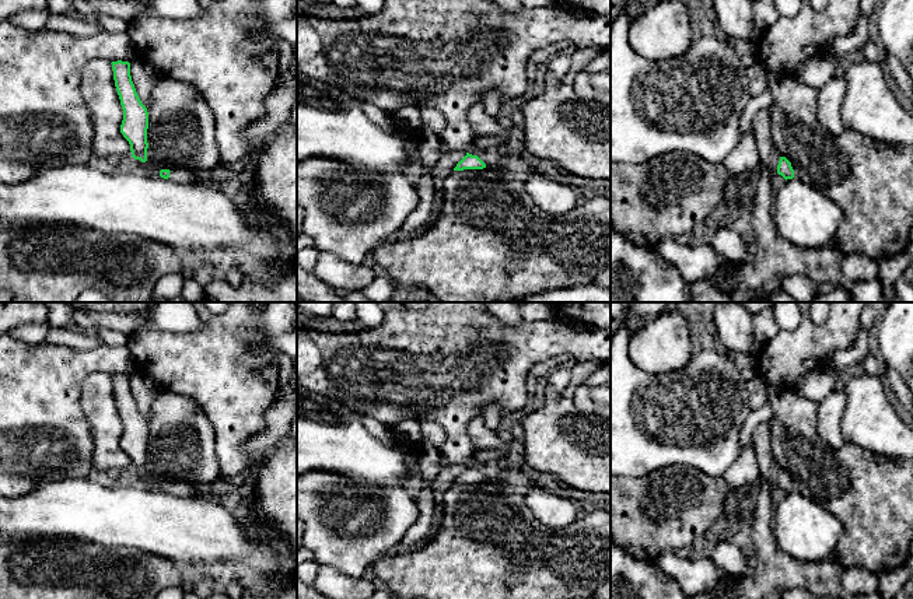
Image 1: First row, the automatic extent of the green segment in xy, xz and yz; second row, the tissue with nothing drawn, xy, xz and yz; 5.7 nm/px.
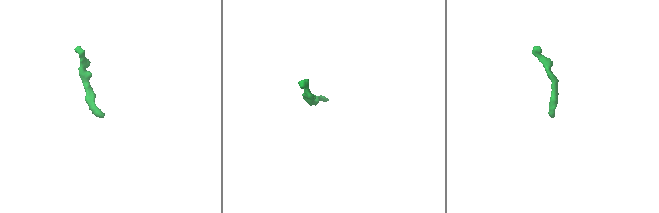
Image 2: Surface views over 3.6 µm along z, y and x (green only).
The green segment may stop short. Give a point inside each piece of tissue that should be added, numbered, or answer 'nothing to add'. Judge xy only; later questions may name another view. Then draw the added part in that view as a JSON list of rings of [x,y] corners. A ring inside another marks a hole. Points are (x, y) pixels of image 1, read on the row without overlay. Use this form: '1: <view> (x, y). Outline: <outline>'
1: xy (186, 490). Outline: [[[169,483],[169,494],[175,494],[178,497],[195,498],[195,497],[209,497],[216,498],[214,488],[206,488],[202,486],[190,484],[190,483]]]

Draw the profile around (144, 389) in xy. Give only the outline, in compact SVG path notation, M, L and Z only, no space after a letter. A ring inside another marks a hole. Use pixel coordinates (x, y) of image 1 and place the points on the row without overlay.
M137 369L130 376L130 389L141 417L147 421L151 404L154 399L164 392L162 388L143 371Z

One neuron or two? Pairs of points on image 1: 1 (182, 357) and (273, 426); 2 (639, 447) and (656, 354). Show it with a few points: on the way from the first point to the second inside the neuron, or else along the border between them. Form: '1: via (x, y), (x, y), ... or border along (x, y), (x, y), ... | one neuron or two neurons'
1: border along (277, 398), (266, 412), (266, 426), (244, 444) | two neurons
2: border along (628, 351), (647, 372), (685, 364) | two neurons

